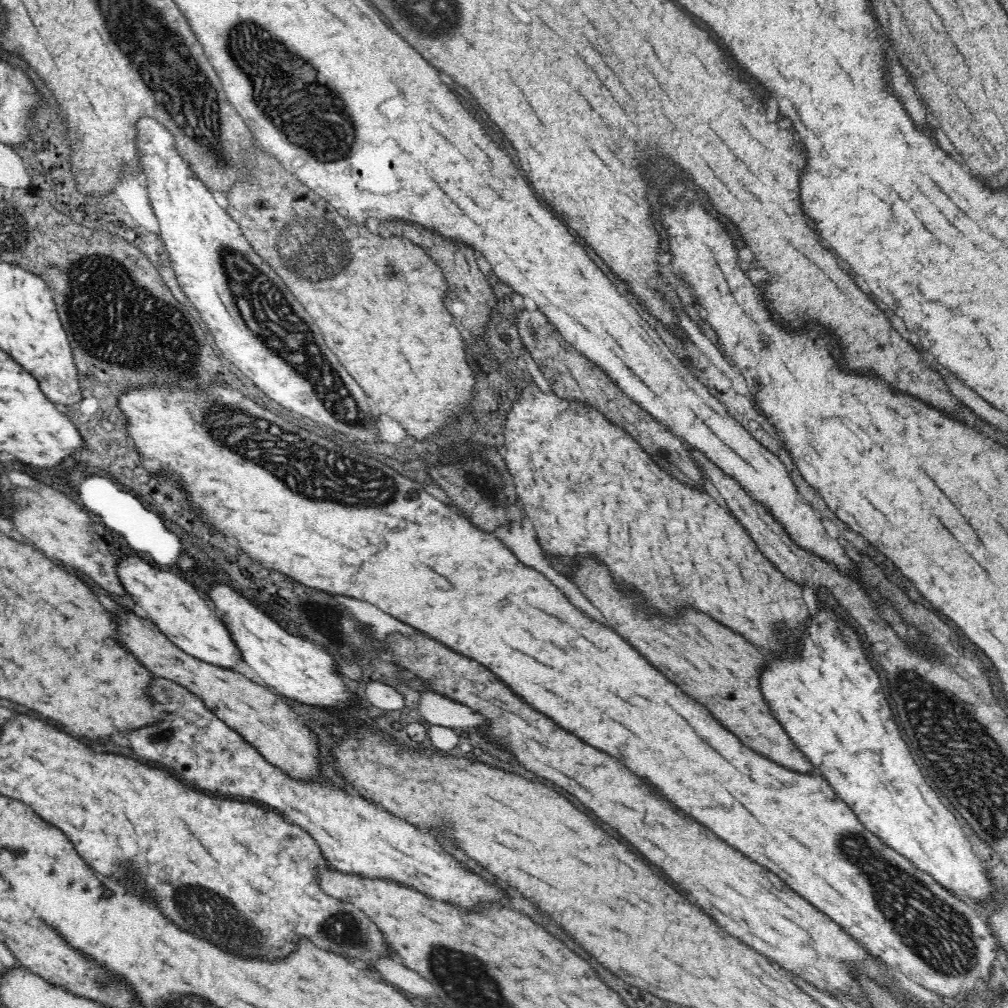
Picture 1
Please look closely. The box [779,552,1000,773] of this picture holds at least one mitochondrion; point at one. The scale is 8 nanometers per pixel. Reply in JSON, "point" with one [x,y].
{"point":[844,638]}

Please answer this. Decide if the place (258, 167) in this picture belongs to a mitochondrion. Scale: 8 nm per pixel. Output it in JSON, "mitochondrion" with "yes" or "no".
{"mitochondrion":"yes"}

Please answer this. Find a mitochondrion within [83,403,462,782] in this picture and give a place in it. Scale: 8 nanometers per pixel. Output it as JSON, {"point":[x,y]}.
{"point":[165,733]}

